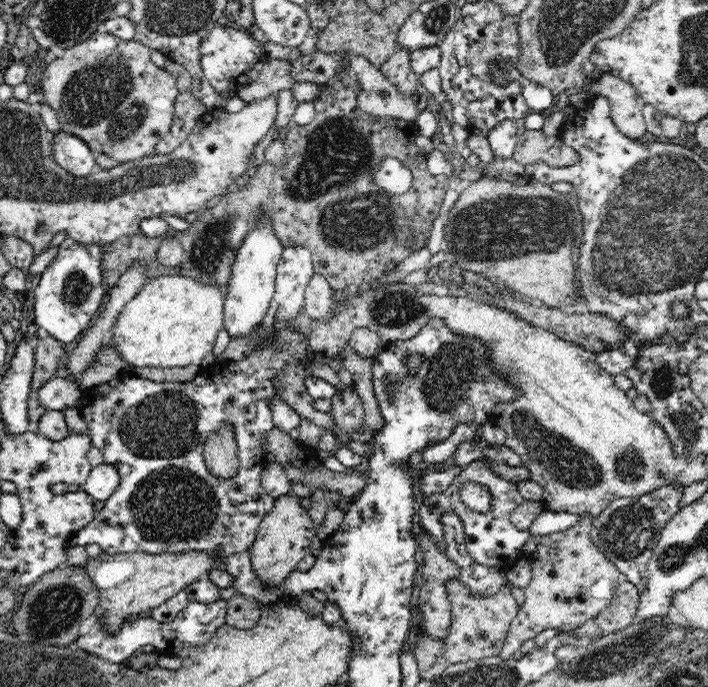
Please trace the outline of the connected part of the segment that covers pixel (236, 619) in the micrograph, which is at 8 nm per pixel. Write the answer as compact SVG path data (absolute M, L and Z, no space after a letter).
M235 592L226 600L225 623L237 626L239 629L252 628L258 624L262 609L260 602L252 596Z

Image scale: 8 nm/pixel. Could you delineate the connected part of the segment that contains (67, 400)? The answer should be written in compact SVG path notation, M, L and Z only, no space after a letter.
M54 377L46 380L38 390L38 399L46 410L63 411L78 407L82 389L70 378Z

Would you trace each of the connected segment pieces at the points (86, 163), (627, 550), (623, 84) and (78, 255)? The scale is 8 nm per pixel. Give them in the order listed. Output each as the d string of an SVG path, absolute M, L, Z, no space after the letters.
M60 129L52 138L54 160L72 176L84 178L97 169L94 152L77 136Z
M672 483L644 496L616 499L593 520L590 534L592 541L639 592L646 590L648 560L660 538L662 528L681 509L680 499L684 490L682 485Z
M604 73L588 85L591 96L608 97L610 117L616 127L631 139L638 139L647 131L643 117L644 99L628 81Z
M68 237L60 244L56 258L34 282L33 311L37 326L62 344L80 339L106 293L100 268L102 254L104 251L98 244L82 244Z

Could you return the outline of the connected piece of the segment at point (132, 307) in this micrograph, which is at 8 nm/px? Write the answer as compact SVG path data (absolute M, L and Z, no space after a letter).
M160 276L147 284L120 310L103 347L116 347L130 367L203 366L223 328L225 292L188 276Z

